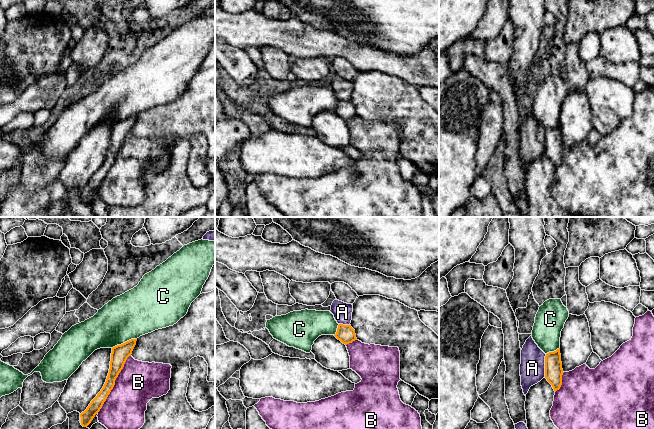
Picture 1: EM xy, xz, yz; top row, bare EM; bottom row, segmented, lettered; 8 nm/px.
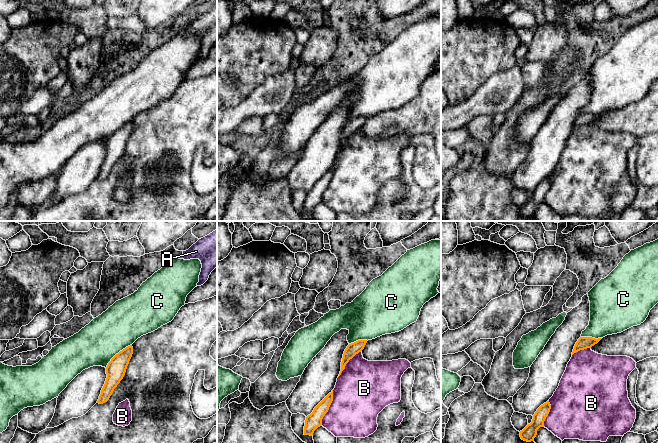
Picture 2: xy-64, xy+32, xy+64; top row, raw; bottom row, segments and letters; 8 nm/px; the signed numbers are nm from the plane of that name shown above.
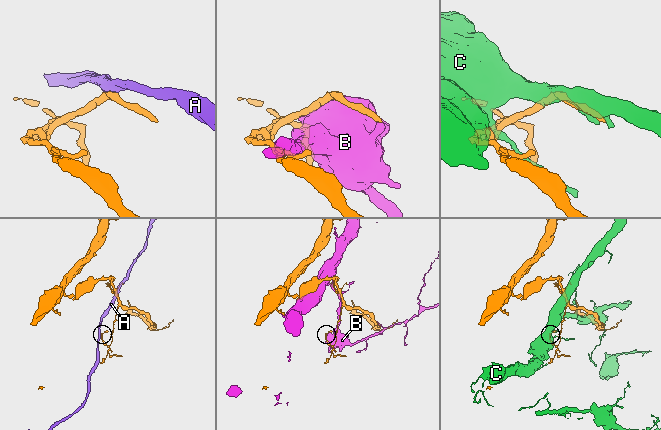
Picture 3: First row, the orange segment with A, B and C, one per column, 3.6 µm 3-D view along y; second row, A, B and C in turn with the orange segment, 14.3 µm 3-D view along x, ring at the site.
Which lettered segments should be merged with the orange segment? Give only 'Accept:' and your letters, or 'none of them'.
Accept: none of them

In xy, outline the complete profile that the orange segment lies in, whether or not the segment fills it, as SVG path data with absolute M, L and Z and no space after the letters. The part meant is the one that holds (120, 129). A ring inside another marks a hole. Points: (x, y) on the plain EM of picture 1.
M131 115L121 121L117 121L112 124L110 145L106 155L106 158L97 170L97 172L91 177L87 185L80 190L81 201L87 203L95 191L100 187L108 171L115 161L115 156L124 143L124 140L136 121L137 115Z

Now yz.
M560 124L547 129L545 132L545 154L552 161L555 168L562 161L563 149Z

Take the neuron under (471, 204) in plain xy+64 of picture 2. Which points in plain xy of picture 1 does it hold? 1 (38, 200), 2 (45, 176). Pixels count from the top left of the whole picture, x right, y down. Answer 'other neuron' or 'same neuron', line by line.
1: same neuron
2: other neuron

